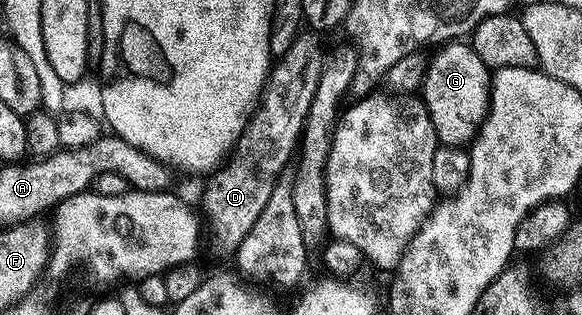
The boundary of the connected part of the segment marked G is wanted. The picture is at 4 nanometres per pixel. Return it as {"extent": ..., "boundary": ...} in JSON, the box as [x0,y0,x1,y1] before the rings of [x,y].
{"extent":[419,42,491,145],"boundary":[[[445,42],[441,48],[427,60],[425,77],[421,81],[419,89],[423,97],[425,108],[429,112],[429,120],[435,126],[435,134],[438,141],[443,144],[468,145],[476,136],[478,128],[485,120],[485,114],[489,109],[489,86],[491,83],[491,69],[489,65],[479,58],[479,54],[469,42]]]}

